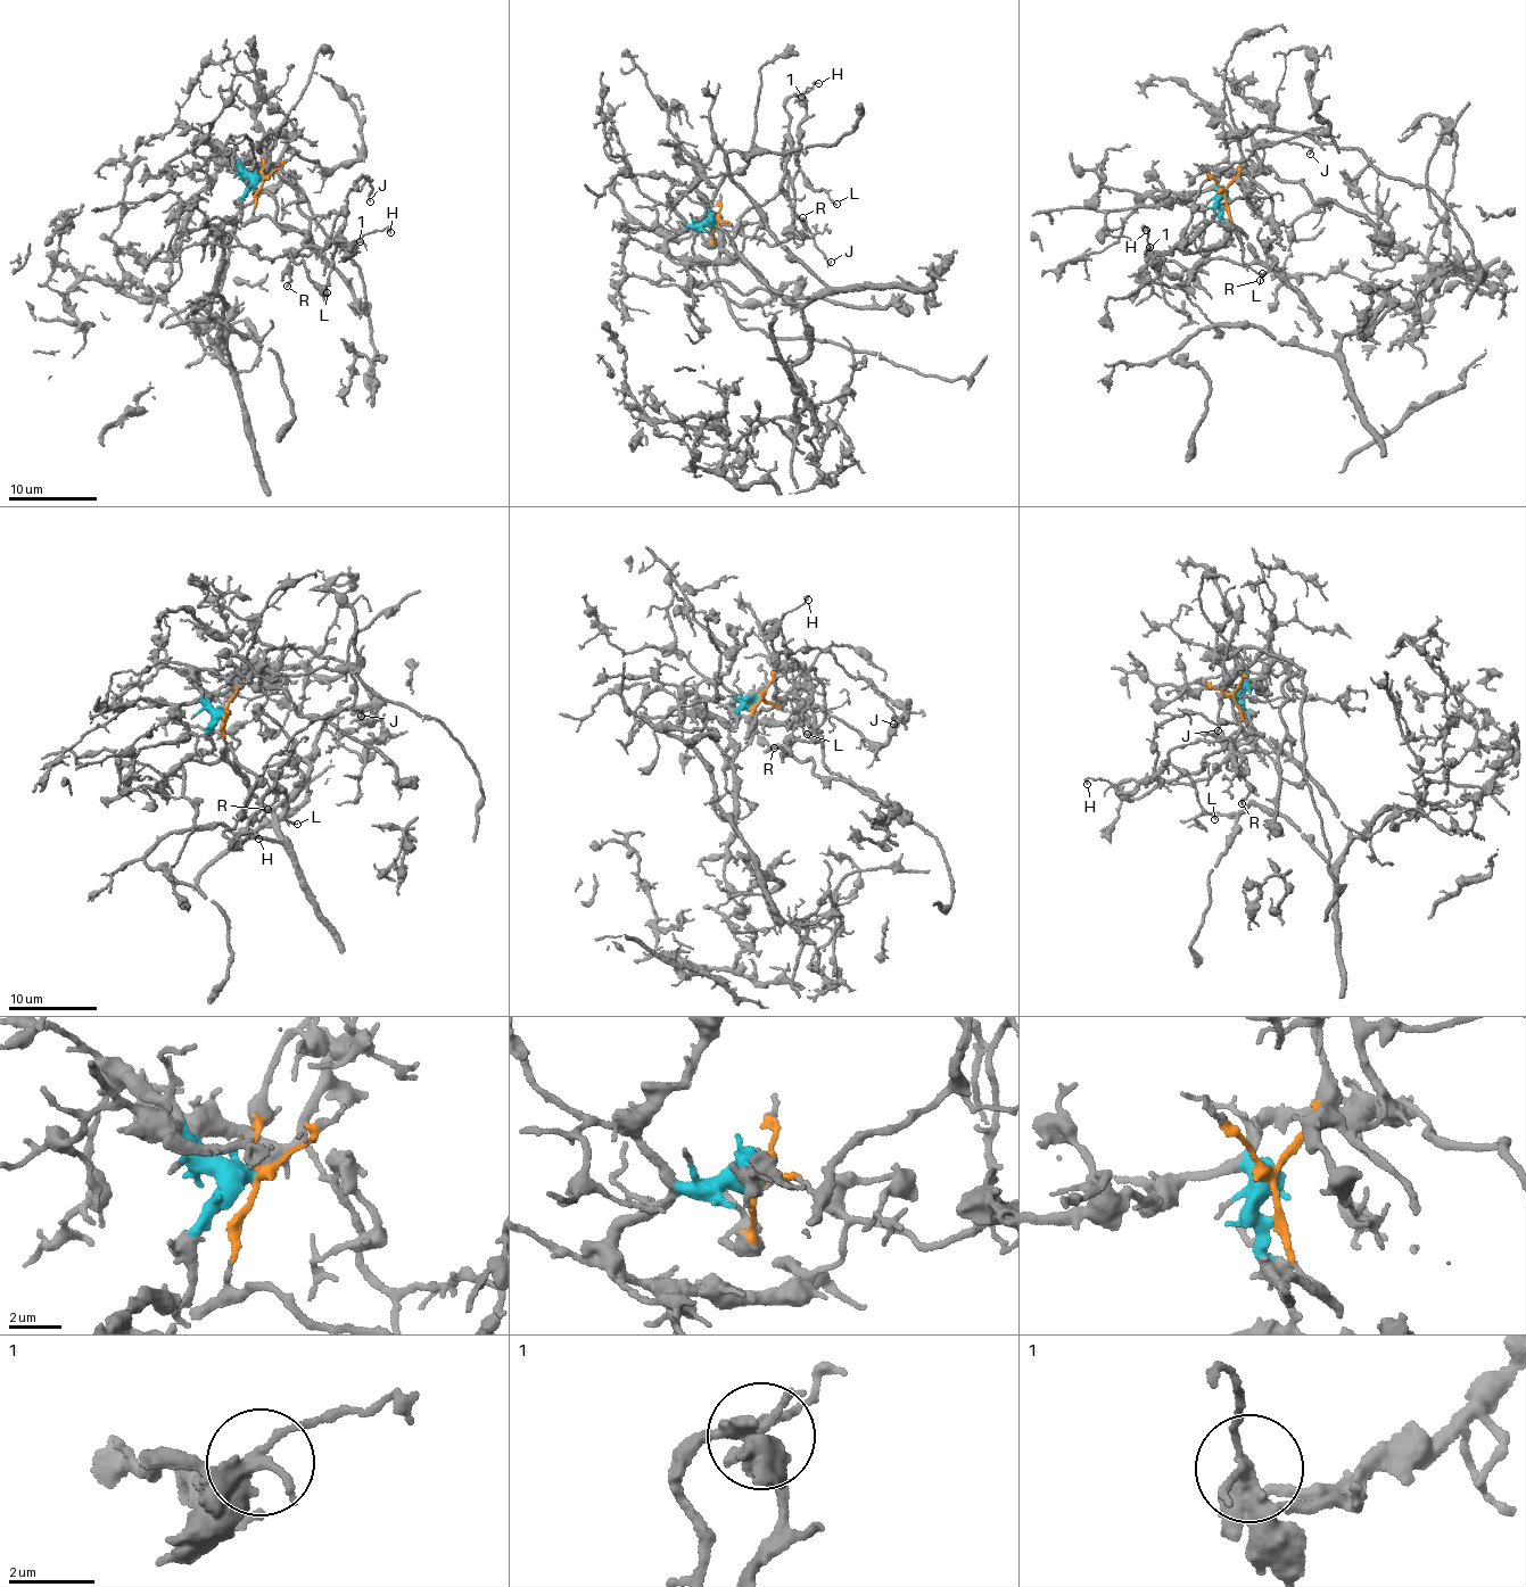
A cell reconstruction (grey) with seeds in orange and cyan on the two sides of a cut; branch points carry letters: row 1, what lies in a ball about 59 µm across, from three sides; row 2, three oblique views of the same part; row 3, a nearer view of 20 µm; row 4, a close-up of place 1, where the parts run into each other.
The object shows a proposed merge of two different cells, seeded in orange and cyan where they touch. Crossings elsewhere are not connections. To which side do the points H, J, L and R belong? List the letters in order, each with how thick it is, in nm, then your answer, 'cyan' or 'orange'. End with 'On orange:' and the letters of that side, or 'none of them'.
H: calibre 240 nm; cyan
J: calibre 140 nm; orange
L: calibre 160 nm; cyan
R: calibre 190 nm; cyan
On orange: J

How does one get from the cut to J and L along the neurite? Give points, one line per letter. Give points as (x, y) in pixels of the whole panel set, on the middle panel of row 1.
J: (716, 221), (734, 226), (778, 195), (788, 139), (781, 164), (794, 213), (830, 261)
L: (716, 221), (690, 225), (669, 240), (671, 253), (716, 263), (748, 237), (785, 240), (800, 170), (836, 204)

